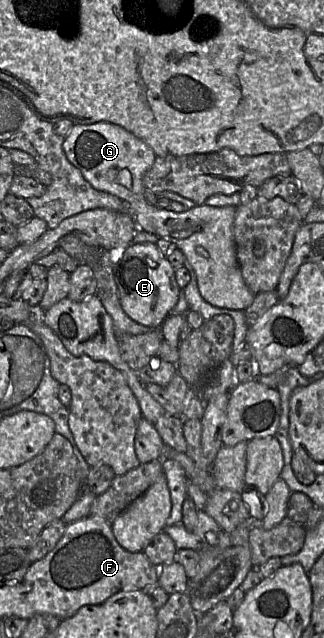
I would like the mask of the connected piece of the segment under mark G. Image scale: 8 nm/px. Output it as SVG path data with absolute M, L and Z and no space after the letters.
M106 121L85 125L76 124L64 138L63 150L68 161L80 170L84 179L93 188L115 195L126 203L127 211L132 214L137 229L156 235L159 239L167 240L185 255L195 272L199 292L205 301L218 308L242 311L253 303L256 295L244 282L236 255L233 223L237 207L212 207L203 204L177 213L149 204L144 197L143 177L157 156L149 145L117 124Z

